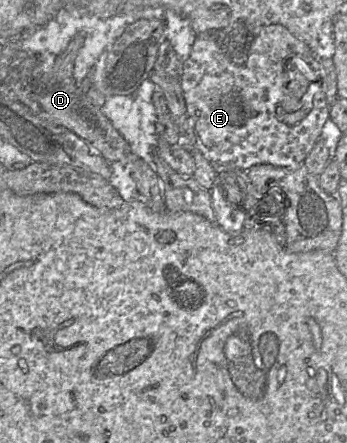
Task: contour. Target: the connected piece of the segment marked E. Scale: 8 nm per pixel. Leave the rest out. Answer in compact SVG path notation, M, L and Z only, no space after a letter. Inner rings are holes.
M273 24L261 29L243 65L235 64L210 33L201 33L189 58L182 63L180 82L189 122L199 142L208 150L208 160L219 174L222 171L247 172L260 164L289 169L302 166L330 118L330 106L322 87L324 78L325 69L309 46L284 26ZM289 61L307 80L304 92L311 89L310 103L313 104L308 116L295 125L279 119L281 108L294 110L297 98L301 98L288 90Z

